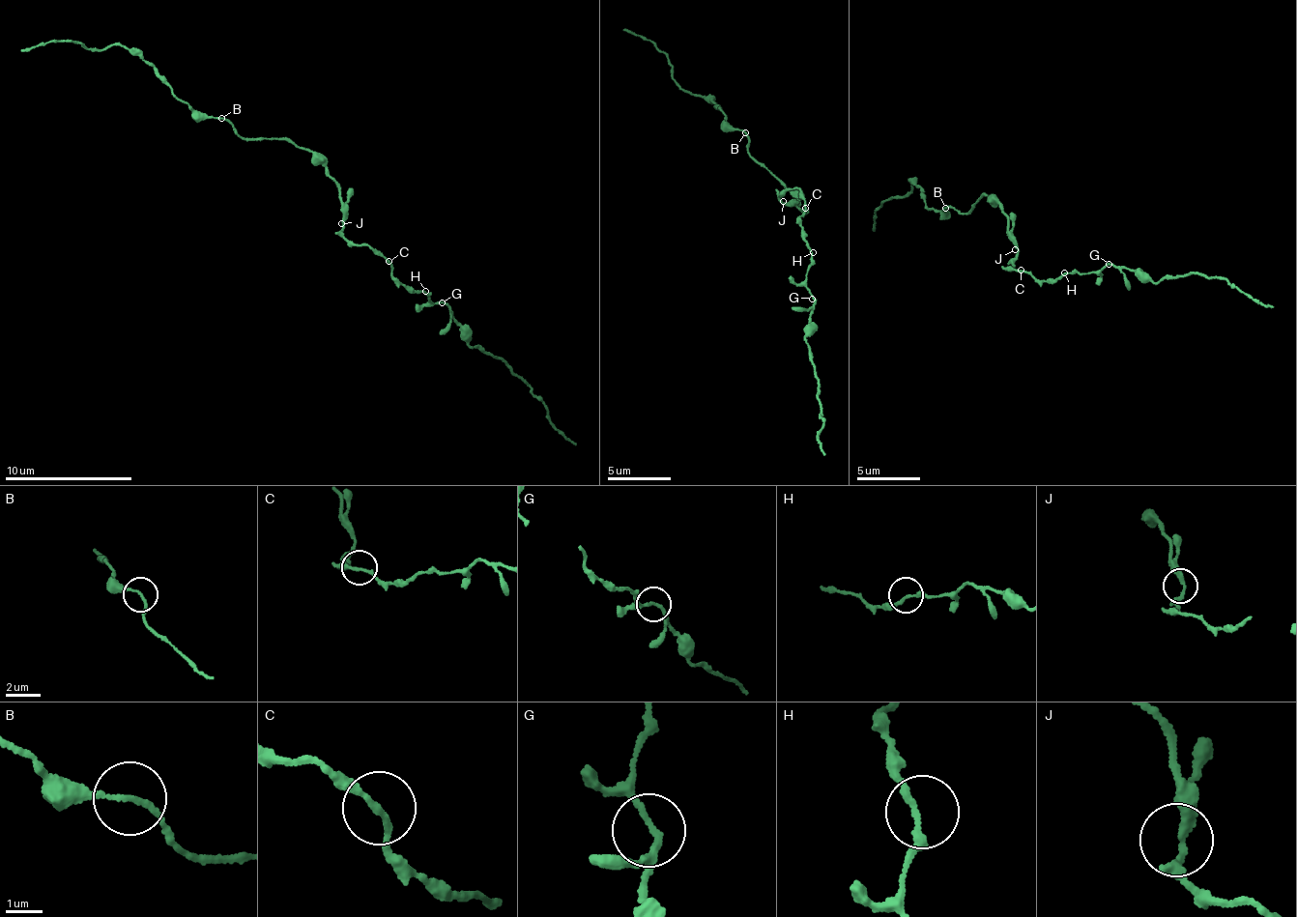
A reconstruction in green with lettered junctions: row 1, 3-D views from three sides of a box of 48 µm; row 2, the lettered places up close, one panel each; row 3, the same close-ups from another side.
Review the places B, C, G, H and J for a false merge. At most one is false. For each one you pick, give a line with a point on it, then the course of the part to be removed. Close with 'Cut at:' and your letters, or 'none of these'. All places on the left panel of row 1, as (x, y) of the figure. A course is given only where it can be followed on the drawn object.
Cut at: none of these

